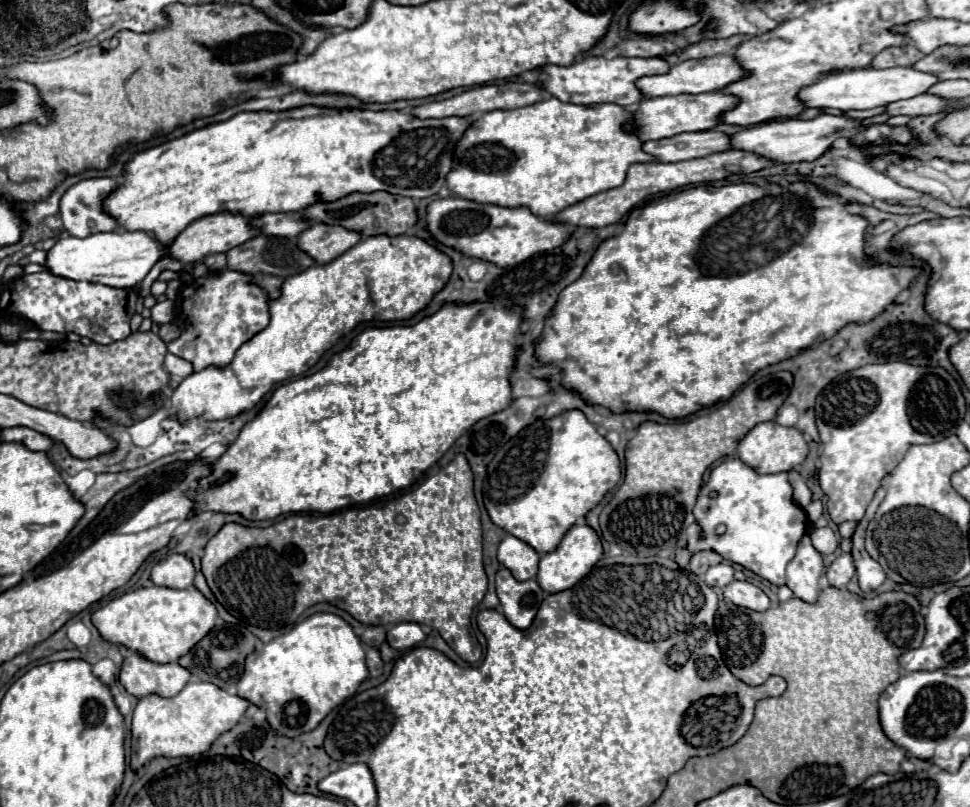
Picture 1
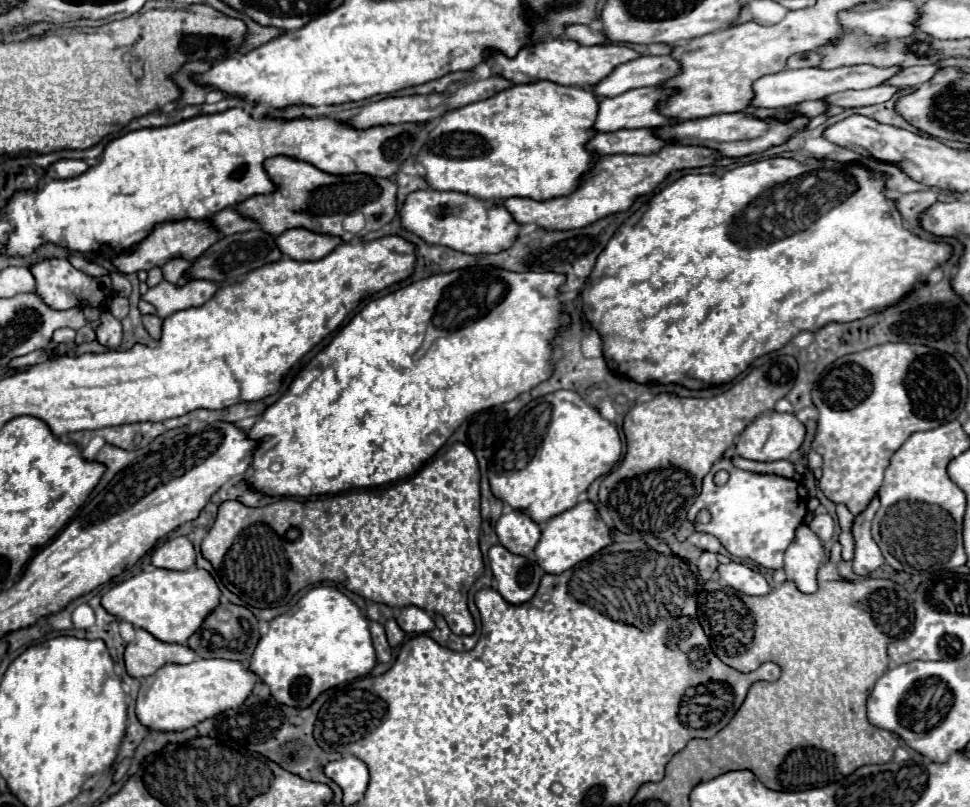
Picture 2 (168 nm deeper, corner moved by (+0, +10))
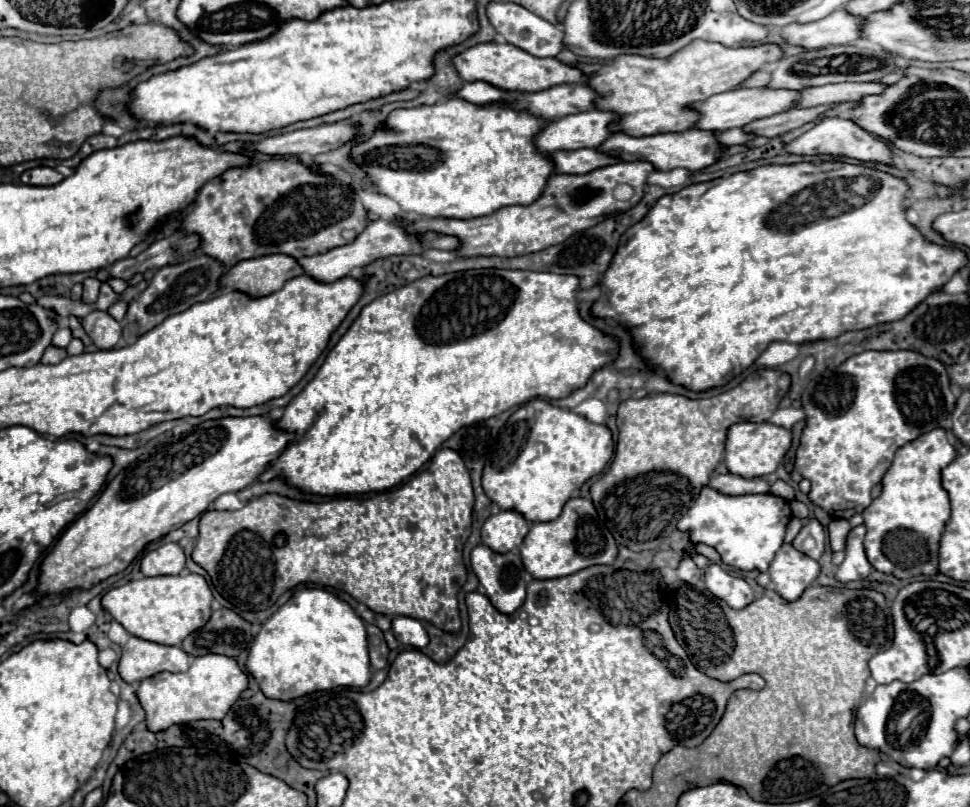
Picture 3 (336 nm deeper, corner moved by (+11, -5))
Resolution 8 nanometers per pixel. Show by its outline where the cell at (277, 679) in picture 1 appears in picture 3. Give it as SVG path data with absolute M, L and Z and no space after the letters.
M303 588L297 590L287 604L283 604L265 624L261 624L259 634L253 640L245 670L253 676L265 696L271 700L295 700L309 692L331 690L337 686L363 688L371 678L371 664L367 654L367 632L363 620L353 612L353 608L339 600L335 594L323 588Z

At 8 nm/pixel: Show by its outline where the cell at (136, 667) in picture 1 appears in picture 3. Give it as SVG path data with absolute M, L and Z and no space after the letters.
M129 636L119 660L119 674L127 684L137 684L159 672L185 672L189 664L191 656L177 646L163 646Z

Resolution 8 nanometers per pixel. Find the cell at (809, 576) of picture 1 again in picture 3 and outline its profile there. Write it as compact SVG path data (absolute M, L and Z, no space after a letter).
M783 544L769 566L773 588L785 600L797 600L803 594L803 590L811 586L817 574L819 564L803 552L797 552L793 544Z

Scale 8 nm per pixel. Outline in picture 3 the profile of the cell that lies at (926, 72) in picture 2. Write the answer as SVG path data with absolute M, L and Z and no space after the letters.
M845 82L845 84L813 86L813 88L801 90L803 100L797 104L797 108L811 108L811 106L833 104L833 102L859 102L865 96L885 92L885 88L887 88L887 84L879 84L879 82L871 82L871 84Z

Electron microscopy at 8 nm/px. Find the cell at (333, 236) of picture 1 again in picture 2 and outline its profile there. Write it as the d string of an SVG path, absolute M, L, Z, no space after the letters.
M288 229L276 237L278 249L294 261L318 261L338 243L336 237L320 237L318 233L308 233L308 229Z

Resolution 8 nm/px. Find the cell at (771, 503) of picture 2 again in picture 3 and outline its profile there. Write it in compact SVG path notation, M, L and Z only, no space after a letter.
M705 486L677 524L681 532L689 534L693 544L707 544L715 548L721 556L721 562L739 570L759 570L767 572L773 556L779 552L785 528L793 512L787 500L775 494L749 494L749 496L727 496L717 492L711 486Z

